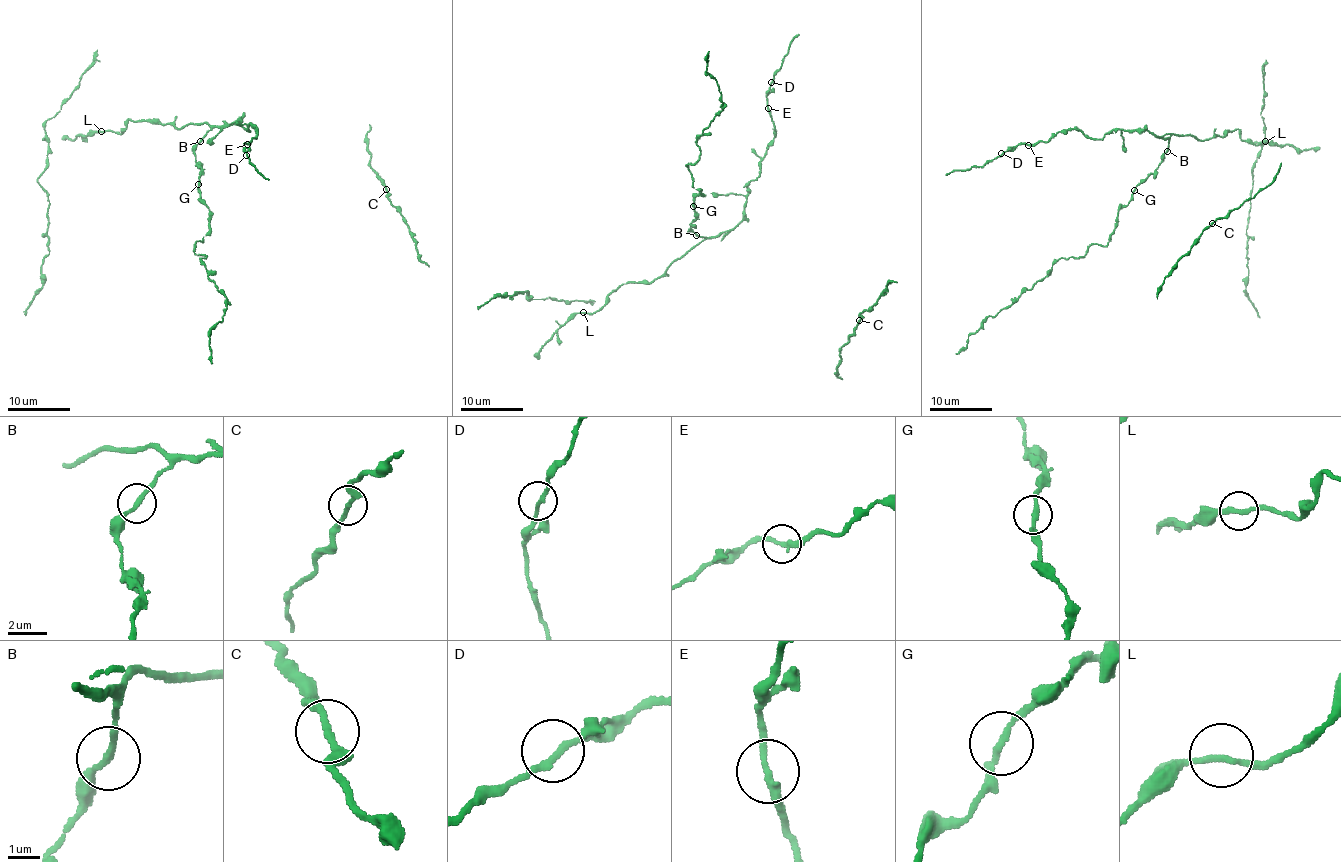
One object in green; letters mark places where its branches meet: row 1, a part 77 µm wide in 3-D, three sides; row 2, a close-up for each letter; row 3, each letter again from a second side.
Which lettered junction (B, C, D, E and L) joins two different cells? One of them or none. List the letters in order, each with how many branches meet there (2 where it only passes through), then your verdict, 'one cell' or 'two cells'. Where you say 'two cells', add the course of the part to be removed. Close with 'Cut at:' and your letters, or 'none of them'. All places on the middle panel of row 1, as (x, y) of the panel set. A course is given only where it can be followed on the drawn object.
B: 2 branches meet; one cell
C: 2 branches meet; one cell
D: 2 branches meet; one cell
E: 2 branches meet; one cell
L: 2 branches meet; one cell
Cut at: none of them

